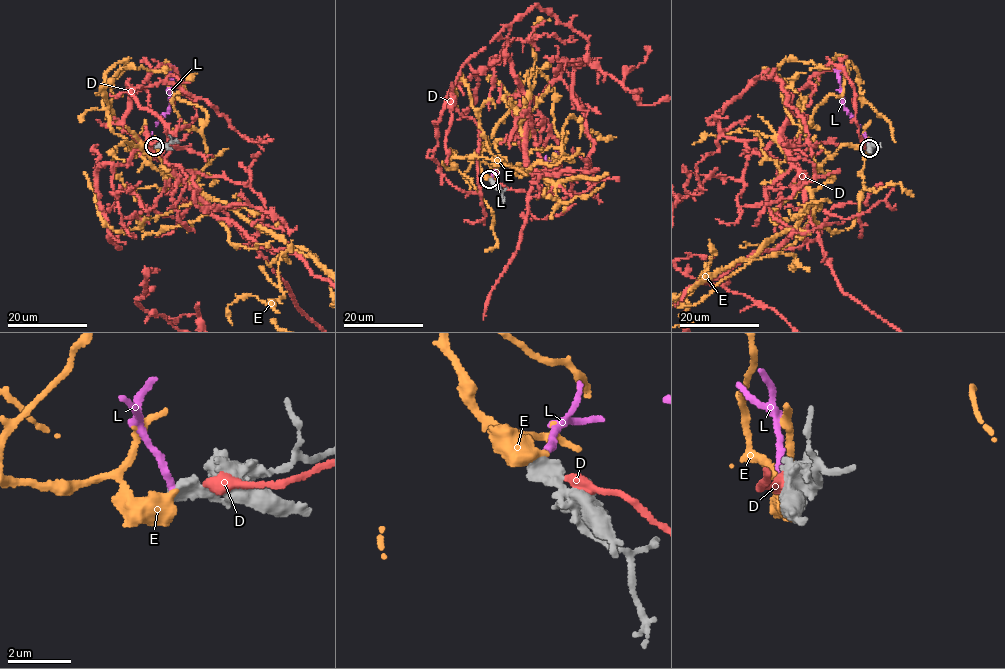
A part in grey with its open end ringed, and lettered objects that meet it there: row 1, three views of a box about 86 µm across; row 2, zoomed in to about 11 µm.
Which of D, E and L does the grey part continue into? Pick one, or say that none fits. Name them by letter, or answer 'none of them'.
none of them

